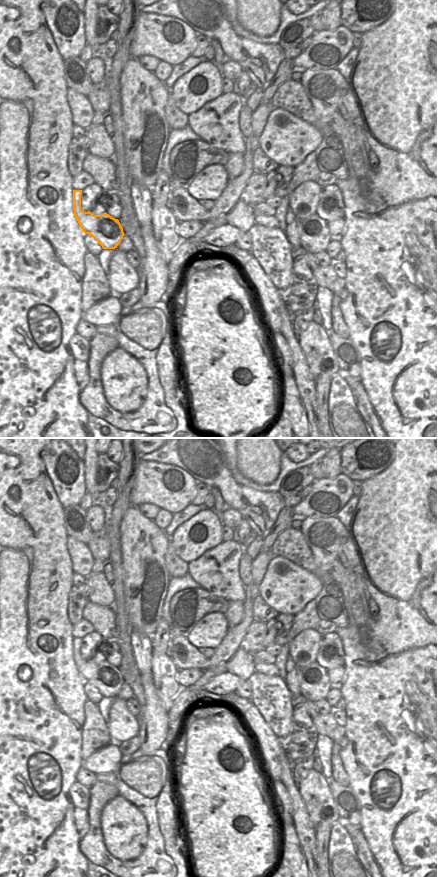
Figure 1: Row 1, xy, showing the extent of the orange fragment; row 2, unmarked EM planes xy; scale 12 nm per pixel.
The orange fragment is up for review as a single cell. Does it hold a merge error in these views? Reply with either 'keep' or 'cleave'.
keep

